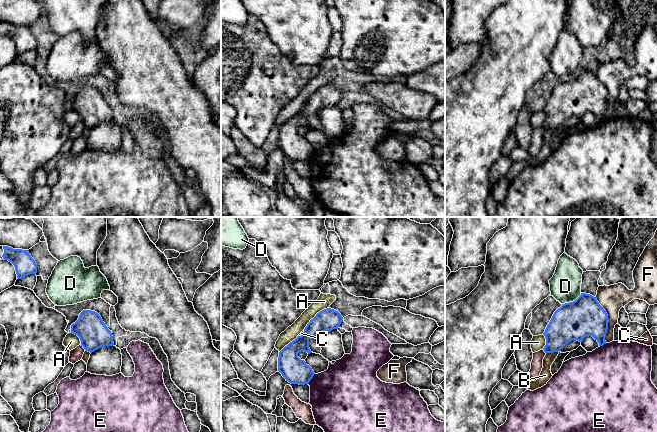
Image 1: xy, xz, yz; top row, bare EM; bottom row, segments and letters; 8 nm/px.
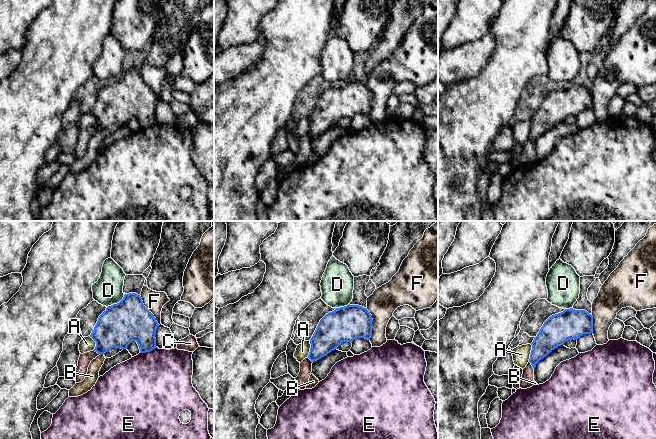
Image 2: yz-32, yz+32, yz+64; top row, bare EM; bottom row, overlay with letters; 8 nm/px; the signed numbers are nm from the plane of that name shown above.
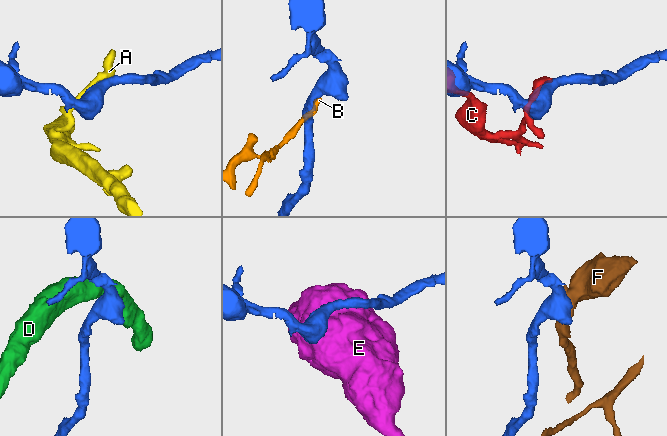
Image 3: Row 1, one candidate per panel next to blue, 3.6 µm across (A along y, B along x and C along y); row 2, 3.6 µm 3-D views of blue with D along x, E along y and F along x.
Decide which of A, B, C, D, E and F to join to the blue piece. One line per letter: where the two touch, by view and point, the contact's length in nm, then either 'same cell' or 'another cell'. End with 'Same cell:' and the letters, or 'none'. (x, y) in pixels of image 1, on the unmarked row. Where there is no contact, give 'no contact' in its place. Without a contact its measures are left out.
A: contact xz (315, 92); length 280 nm; another cell
B: contact yz (552, 128); length 110 nm; another cell
C: contact xy (83, 123); length 60 nm; another cell
D: contact yz (571, 78); length 180 nm; another cell
E: contact xz (312, 153); length 110 nm; another cell
F: contact yz (607, 96); length 380 nm; another cell
Same cell: none

